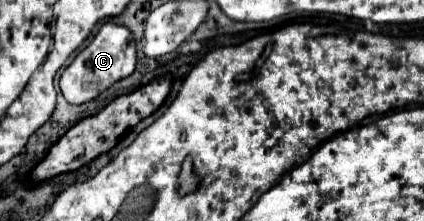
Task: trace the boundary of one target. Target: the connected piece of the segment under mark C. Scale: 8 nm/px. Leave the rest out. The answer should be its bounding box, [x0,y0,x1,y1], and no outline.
[60,22,136,104]

